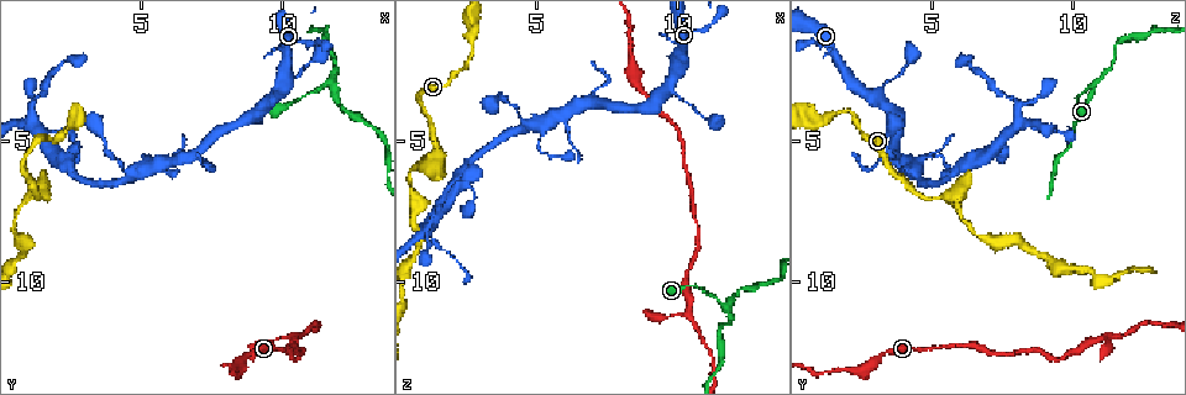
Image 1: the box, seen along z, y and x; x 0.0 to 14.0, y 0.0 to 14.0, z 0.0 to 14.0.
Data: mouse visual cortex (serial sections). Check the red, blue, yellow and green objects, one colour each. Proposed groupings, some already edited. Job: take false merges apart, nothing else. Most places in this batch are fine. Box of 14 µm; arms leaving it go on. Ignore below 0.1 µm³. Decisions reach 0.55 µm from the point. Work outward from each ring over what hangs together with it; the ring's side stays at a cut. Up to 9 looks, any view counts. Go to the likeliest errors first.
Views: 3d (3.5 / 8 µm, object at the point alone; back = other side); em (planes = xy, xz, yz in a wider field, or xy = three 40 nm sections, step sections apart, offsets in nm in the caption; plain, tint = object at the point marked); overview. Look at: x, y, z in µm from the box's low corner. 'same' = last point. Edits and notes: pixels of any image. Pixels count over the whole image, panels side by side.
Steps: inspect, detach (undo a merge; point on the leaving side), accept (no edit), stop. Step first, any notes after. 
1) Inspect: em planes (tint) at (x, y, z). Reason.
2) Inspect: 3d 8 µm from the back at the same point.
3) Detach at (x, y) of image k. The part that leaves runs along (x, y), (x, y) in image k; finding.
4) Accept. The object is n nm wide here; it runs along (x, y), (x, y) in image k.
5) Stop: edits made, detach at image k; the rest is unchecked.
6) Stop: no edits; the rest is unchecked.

Inspect: 3d 3.5 µm at (11.5, 3.0, 10.7). Branch point.

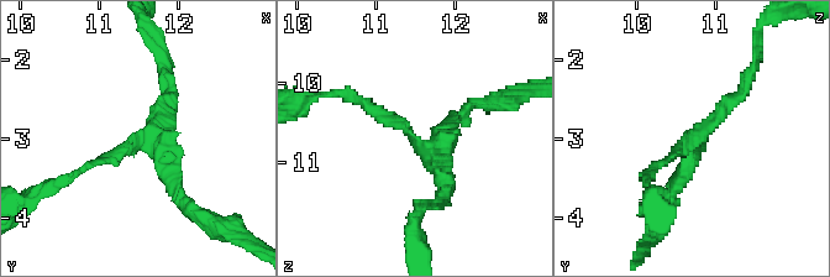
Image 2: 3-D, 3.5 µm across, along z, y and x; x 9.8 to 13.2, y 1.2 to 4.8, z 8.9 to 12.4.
Inspect: em xy step 1 (tint) at (11.60, 3.05, 10.80).

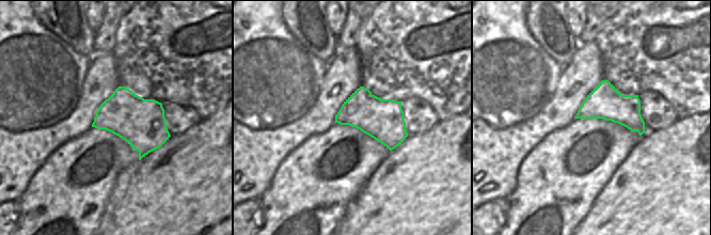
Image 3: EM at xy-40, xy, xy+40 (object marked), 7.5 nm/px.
Accept. The object is 300 nm wide here; it runs along (84, 168), (157, 142), (183, 199) in image 2; all the same cell.

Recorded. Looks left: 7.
Inspect: 3d 3.5 µm at (1.3, 6.8, 5.9). Abrupt turn.

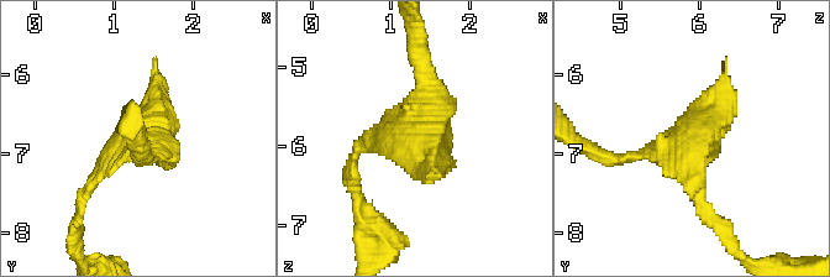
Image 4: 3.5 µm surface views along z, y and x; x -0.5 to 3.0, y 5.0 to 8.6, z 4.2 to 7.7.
Inspect: em xy step 3 (tint) at (1.30, 6.80, 5.90). Shape alone is not enough.

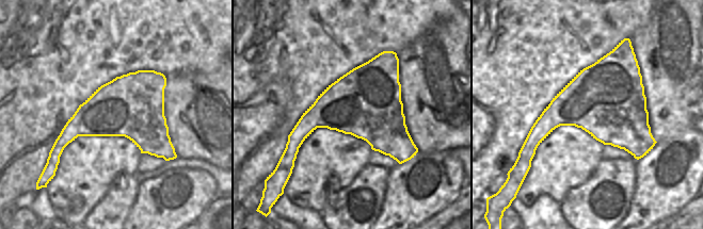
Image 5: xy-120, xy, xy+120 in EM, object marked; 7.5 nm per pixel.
Inspect: em xy step 1 (tint) at the same point. Another direction.

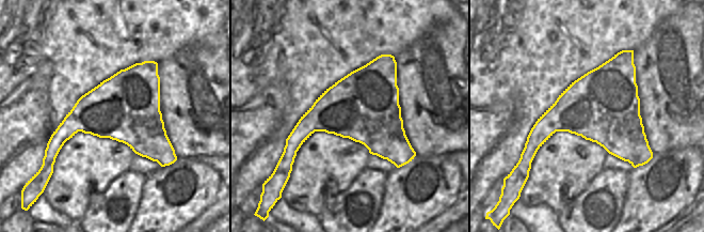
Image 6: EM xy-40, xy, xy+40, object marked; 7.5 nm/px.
Accept. Continuous, no second cell.

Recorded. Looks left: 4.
Inspect: 3d 3.5 µm at (4.7, 6.1, 4.3). Thin arm on a thick one.

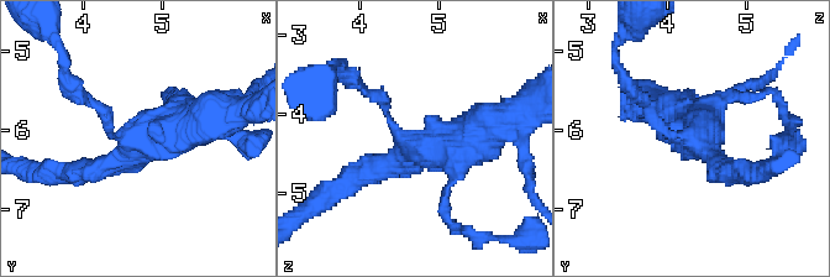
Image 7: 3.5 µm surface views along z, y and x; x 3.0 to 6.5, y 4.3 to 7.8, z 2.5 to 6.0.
Inspect: em planes (tint) at (4.75, 6.10, 4.40).

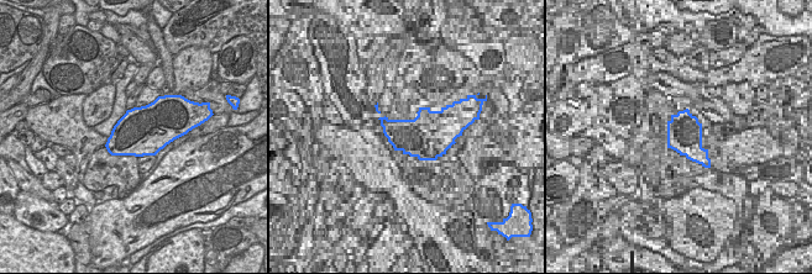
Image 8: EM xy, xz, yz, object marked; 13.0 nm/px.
Accept. The arms are 150, 200, 300, 500 nm wide; it runs along (216, 113), (75, 170) in image 7; all the same cell.

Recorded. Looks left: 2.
Inspect: 3d 3.5 µm from the back at (1.2, 3.8, 8.0). A fork.

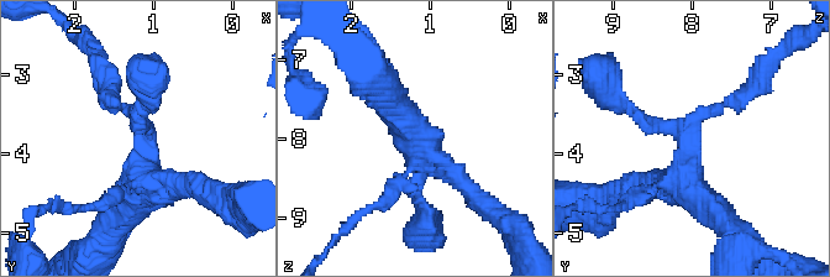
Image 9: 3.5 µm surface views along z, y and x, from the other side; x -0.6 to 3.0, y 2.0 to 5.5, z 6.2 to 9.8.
Inspect: em xy step 2 (tint) at (1.15, 3.75, 8.05). 3 arms meet here; the arms are 150, 150, 450 nm wide.

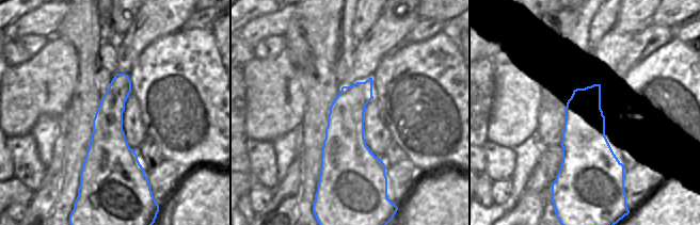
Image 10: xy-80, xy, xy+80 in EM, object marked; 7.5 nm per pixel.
Accept. It runs along (705, 208), (683, 181), (687, 127), (740, 98) in image 9; one cell here.

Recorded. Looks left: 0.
Stop: no edits; the rest is unchecked.

